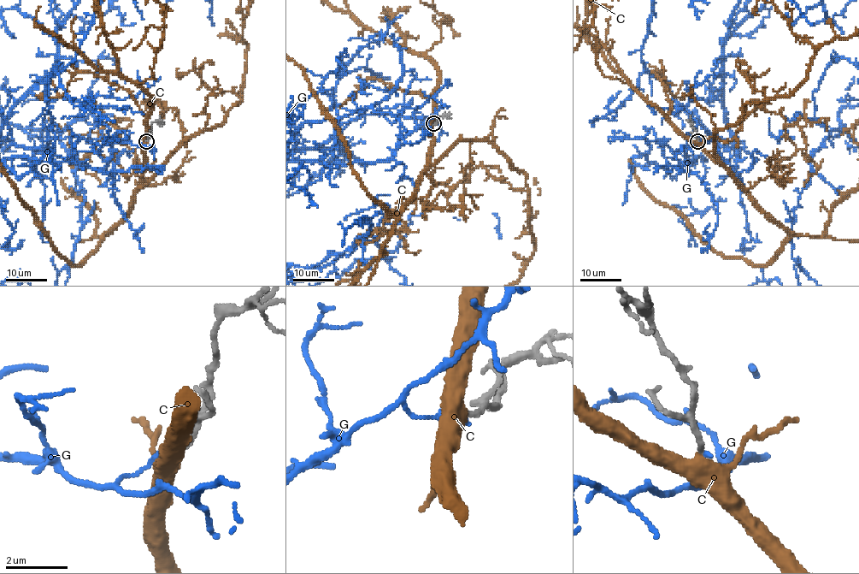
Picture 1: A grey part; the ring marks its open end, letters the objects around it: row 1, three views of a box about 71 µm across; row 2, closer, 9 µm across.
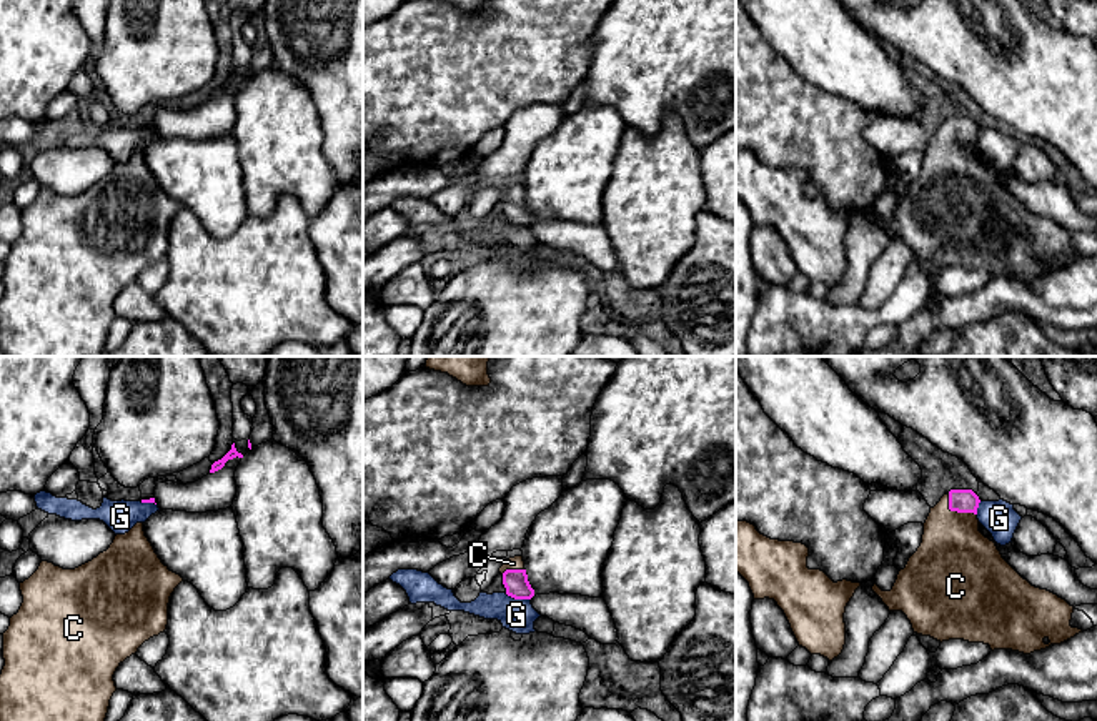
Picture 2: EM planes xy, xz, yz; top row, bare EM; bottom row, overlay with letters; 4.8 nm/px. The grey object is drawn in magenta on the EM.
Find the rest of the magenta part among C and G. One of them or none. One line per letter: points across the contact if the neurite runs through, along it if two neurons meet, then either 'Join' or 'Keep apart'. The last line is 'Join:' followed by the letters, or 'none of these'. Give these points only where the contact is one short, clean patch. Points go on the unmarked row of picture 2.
C: Path across: yz (959, 127), (956, 137), (956, 188). Join
G: Keep apart
Join: C

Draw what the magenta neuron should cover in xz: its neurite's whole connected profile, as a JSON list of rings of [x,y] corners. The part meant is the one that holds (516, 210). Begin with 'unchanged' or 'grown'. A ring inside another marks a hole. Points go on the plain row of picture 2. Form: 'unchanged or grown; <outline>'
grown; [[[523,183],[506,186],[499,195],[499,200],[503,201],[503,211],[508,223],[514,226],[531,226],[534,223],[534,216],[528,208]]]

